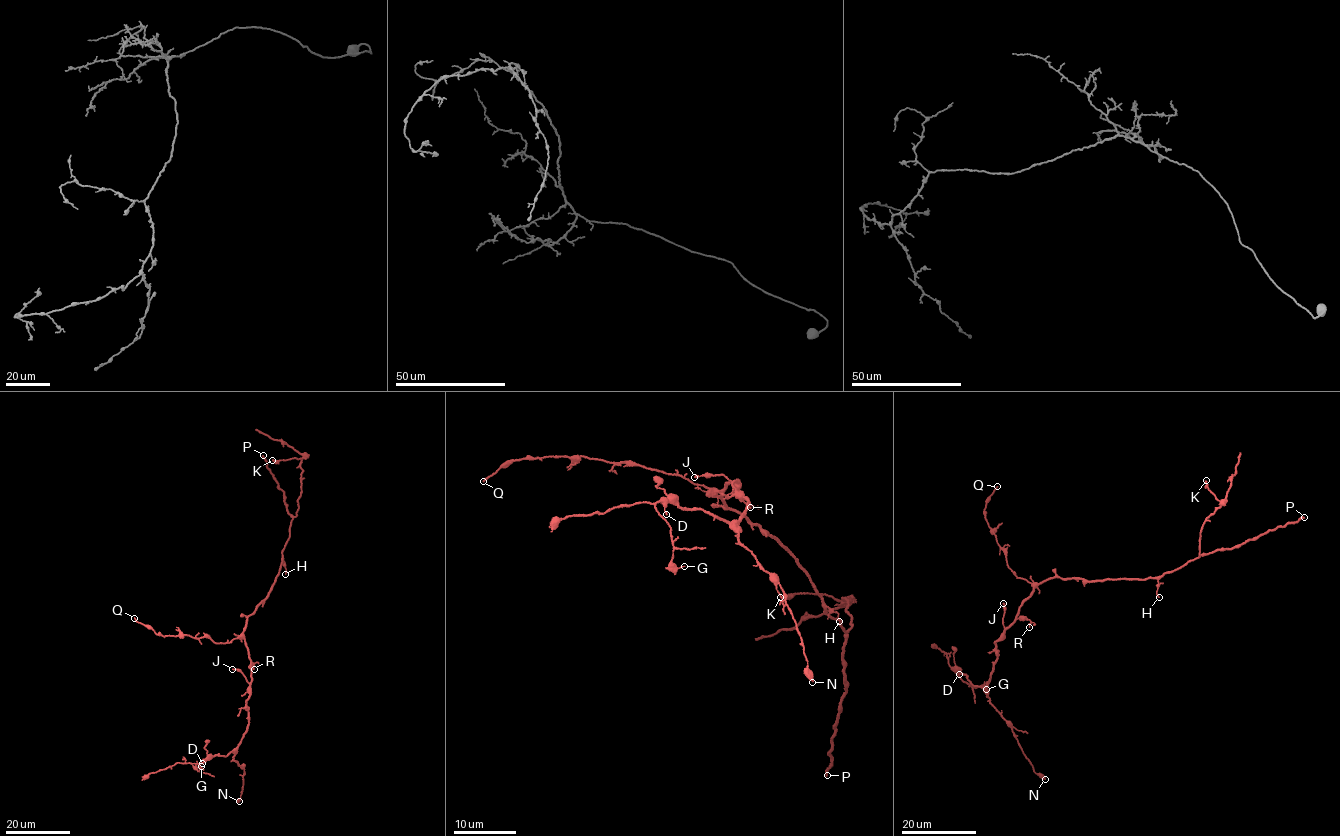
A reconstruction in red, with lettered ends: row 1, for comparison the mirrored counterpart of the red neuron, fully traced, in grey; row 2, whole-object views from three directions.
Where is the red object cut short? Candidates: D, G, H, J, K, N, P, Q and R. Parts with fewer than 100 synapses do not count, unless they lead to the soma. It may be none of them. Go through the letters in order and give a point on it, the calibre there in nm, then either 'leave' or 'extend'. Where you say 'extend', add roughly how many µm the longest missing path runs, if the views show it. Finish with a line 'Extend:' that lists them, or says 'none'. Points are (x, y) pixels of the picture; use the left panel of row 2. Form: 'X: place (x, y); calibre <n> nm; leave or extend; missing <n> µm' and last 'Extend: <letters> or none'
D: place (202, 763); calibre 120 nm; leave
G: place (201, 766); calibre 110 nm; leave
H: place (285, 574); calibre 110 nm; leave
J: place (232, 669); calibre 190 nm; leave
K: place (272, 460); calibre 240 nm; leave
N: place (239, 801); calibre 440 nm; leave
P: place (263, 455); calibre 280 nm; extend; missing 180 µm
Q: place (134, 618); calibre 150 nm; leave
R: place (254, 669); calibre 120 nm; leave
Extend: P

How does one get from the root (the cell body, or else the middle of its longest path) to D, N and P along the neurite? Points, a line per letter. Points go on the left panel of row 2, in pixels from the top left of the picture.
D: (250, 614), (243, 633), (252, 680), (246, 700), (247, 731), (241, 742), (226, 755), (213, 755), (202, 763)
N: (250, 614), (243, 633), (252, 674), (251, 692), (246, 700), (248, 722), (234, 757), (244, 769), (239, 801)
P: (250, 614), (266, 598), (275, 581), (293, 517), (263, 455)

